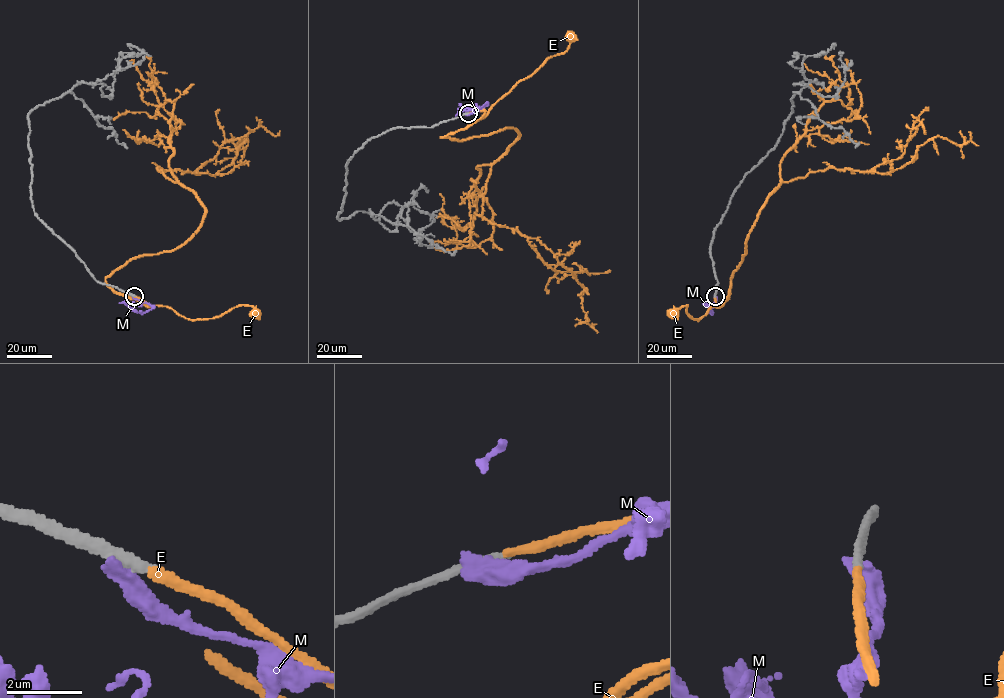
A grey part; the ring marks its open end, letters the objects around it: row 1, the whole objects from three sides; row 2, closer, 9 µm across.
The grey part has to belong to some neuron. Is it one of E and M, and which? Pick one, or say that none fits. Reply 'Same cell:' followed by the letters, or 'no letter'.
Same cell: E

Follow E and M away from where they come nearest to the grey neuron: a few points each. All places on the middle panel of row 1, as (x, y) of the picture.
E: (467, 113), (482, 110), (484, 114), (476, 120), (480, 120), (548, 58), (563, 53), (571, 37)
M: (466, 113), (479, 110), (486, 102), (473, 109), (461, 110), (455, 117)

